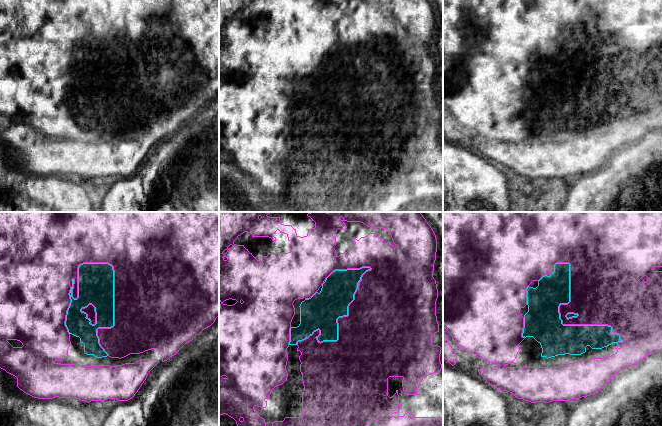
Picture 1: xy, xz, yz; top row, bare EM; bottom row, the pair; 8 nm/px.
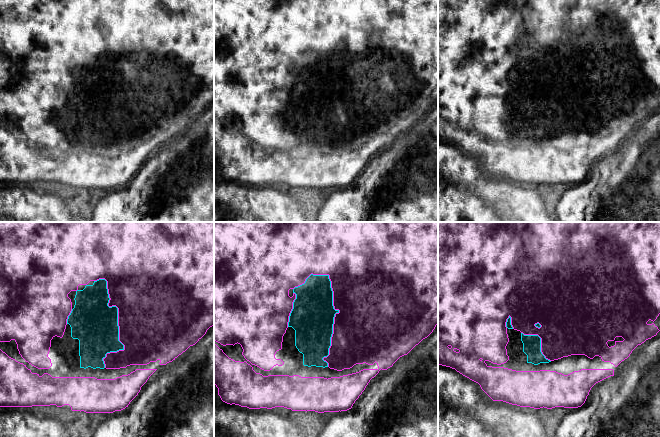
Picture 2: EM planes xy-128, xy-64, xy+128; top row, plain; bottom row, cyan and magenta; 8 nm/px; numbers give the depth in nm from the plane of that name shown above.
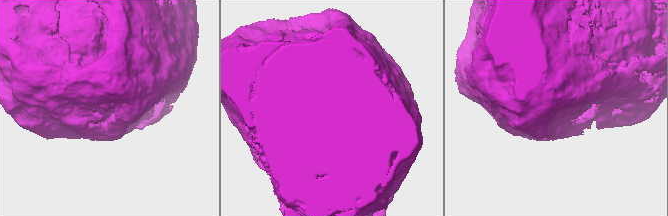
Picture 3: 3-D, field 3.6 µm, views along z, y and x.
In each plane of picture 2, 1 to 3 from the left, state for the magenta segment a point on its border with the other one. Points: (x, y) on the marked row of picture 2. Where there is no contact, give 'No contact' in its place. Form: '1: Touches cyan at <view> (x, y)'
1: Touches cyan at xy-128 (117, 323)
2: Touches cyan at xy-64 (336, 312)
3: Touches cyan at xy+128 (540, 341)

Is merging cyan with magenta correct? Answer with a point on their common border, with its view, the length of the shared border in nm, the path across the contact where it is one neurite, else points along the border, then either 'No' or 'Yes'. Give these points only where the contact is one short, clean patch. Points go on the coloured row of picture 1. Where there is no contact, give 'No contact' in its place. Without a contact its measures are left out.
Touches cyan at xy (113, 302). Shared border 800 nm. Yes

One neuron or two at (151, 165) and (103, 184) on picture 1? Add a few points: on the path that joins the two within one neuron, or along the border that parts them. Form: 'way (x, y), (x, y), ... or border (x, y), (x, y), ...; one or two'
border (120, 179), (111, 186), (104, 196); two

